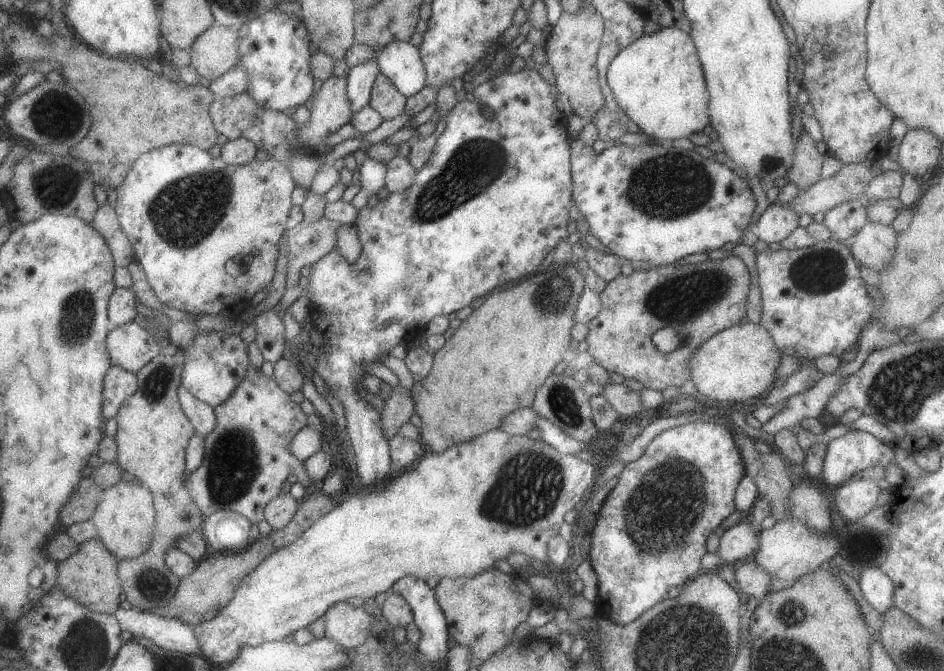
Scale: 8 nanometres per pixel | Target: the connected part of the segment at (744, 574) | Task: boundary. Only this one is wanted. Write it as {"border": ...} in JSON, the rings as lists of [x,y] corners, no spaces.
{"border":[[[755,560],[741,563],[734,571],[735,582],[739,590],[747,596],[761,600],[770,588],[770,574],[764,571]]]}

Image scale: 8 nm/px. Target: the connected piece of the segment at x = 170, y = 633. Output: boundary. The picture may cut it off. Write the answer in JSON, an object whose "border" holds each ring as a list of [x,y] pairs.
{"border":[[[120,607],[113,616],[120,624],[120,630],[128,630],[133,637],[147,638],[162,650],[199,654],[194,627],[173,617],[162,617],[153,611],[140,611],[135,607],[128,610]]]}

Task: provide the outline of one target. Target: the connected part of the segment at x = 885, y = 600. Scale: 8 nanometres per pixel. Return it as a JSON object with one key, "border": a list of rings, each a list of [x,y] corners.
{"border":[[[878,567],[864,568],[859,575],[858,587],[865,600],[879,613],[893,607],[893,581]]]}

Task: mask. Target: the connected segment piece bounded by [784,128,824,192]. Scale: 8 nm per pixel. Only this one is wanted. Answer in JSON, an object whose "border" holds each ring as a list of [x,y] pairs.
{"border":[[[802,128],[801,134],[794,144],[792,165],[786,170],[784,177],[795,183],[799,191],[803,192],[820,180],[823,159],[824,156],[819,154],[815,143]]]}

